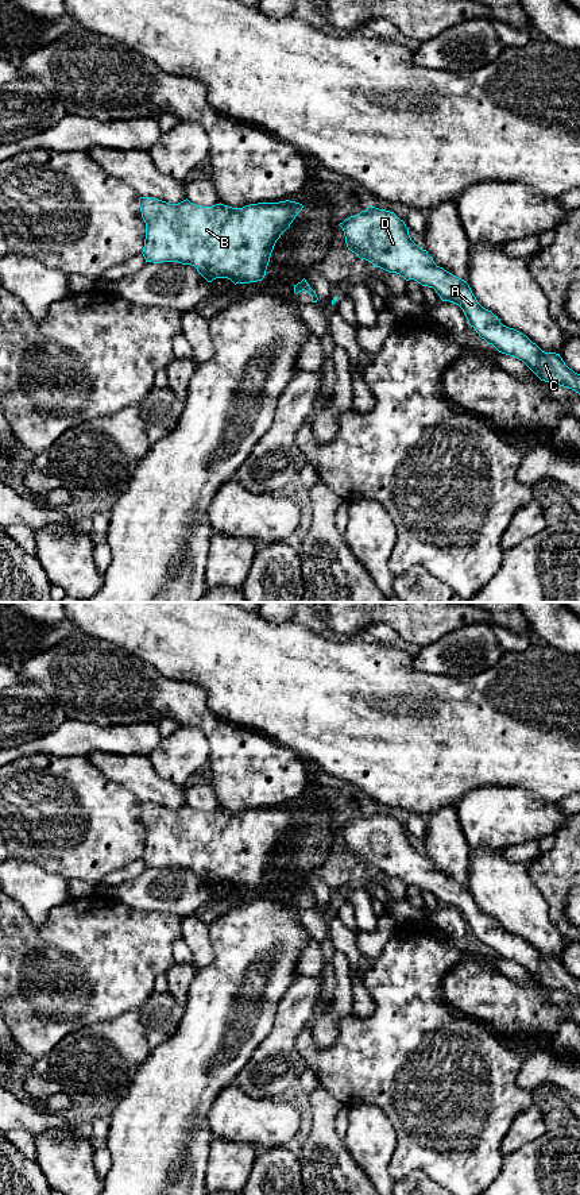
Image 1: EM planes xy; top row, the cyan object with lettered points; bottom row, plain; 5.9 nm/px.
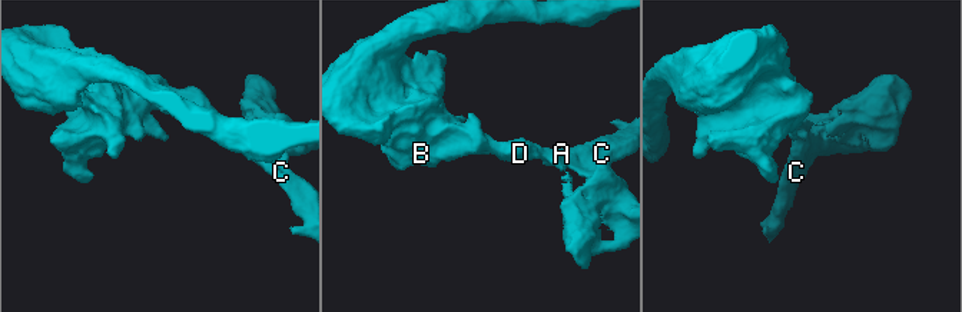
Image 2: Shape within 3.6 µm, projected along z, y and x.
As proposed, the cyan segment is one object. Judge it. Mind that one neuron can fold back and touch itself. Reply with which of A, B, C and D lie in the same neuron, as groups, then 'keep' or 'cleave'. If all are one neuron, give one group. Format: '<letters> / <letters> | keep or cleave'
A B C D | keep

